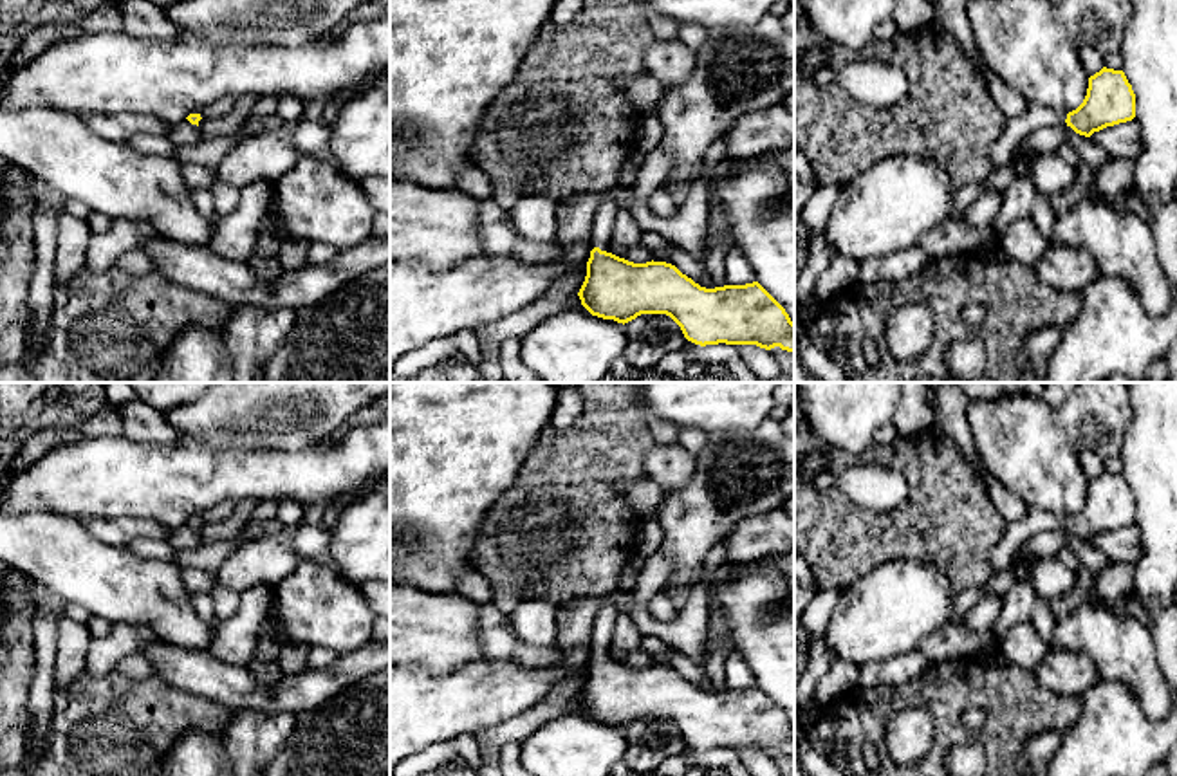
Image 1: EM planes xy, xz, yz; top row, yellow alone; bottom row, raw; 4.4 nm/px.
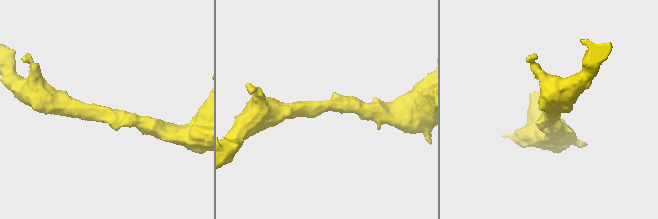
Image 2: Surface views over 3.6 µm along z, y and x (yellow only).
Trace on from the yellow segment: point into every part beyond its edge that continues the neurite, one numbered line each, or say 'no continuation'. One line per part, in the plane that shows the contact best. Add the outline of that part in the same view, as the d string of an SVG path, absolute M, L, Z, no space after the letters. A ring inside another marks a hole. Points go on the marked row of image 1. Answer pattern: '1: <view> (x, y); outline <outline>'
1: xz (603, 222); outline M605 197L594 213L592 233L590 233L594 247L599 247L601 251L607 249L616 224L616 213L617 204L614 202L614 199Z

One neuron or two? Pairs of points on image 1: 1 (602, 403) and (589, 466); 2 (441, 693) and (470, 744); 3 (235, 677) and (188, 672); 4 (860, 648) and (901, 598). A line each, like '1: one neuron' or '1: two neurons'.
1: one neuron
2: two neurons
3: one neuron
4: one neuron

